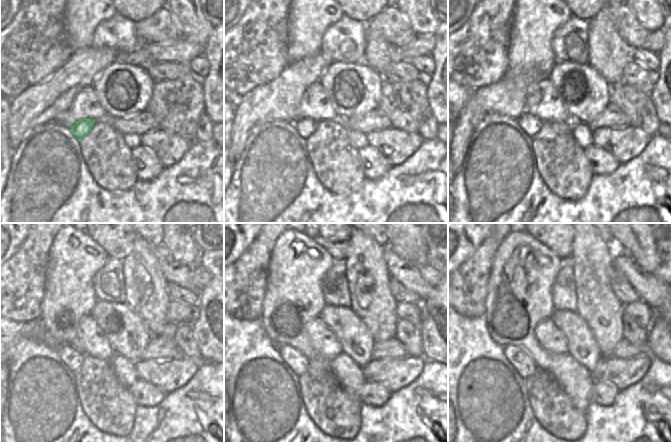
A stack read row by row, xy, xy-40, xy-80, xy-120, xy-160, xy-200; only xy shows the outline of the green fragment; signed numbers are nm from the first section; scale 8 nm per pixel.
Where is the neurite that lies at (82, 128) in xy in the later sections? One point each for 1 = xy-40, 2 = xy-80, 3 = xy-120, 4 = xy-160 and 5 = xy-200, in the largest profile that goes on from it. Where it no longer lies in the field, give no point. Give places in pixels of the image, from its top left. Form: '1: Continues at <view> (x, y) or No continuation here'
1: Continues at xy-40 (305, 127)
2: Continues at xy-80 (530, 124)
3: Continues at xy-120 (73, 359)
4: Continues at xy-160 (297, 361)
5: Continues at xy-200 (519, 358).

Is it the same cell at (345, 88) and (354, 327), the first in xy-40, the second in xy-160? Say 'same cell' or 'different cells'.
same cell

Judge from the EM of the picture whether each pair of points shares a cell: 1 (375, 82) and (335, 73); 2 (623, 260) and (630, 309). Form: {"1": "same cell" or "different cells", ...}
{"1": "same cell", "2": "different cells"}

